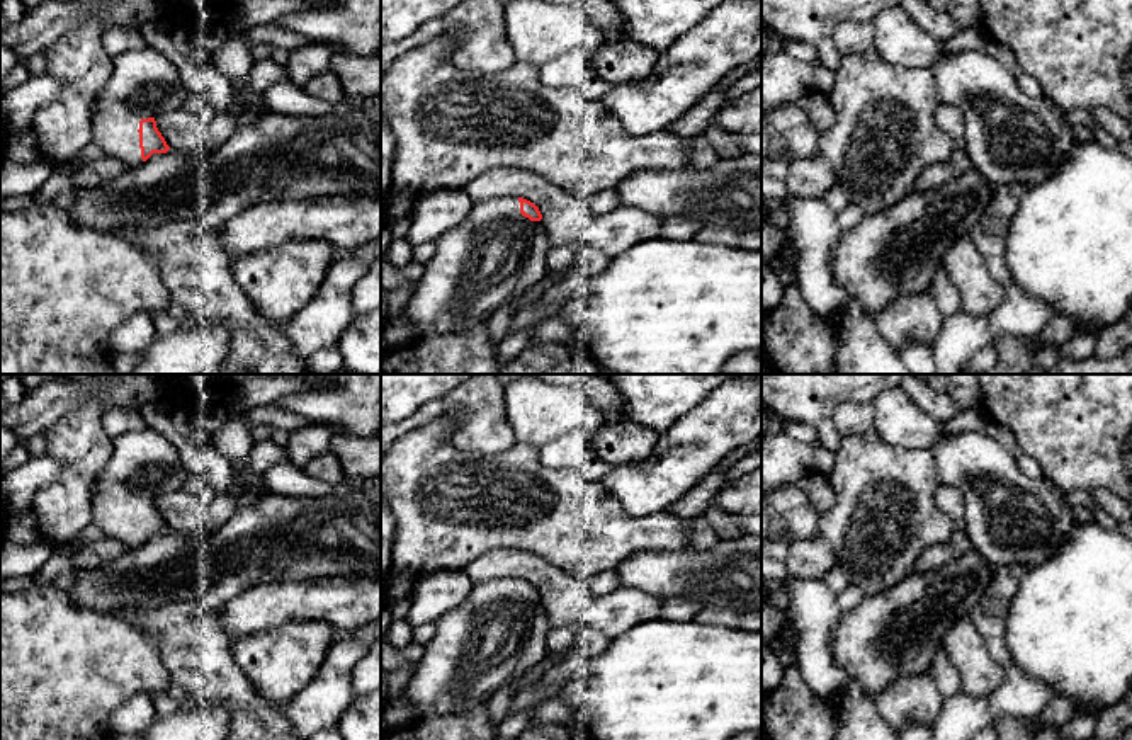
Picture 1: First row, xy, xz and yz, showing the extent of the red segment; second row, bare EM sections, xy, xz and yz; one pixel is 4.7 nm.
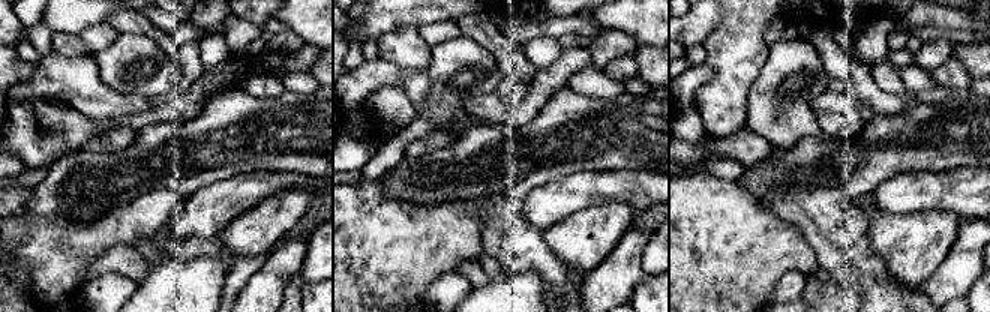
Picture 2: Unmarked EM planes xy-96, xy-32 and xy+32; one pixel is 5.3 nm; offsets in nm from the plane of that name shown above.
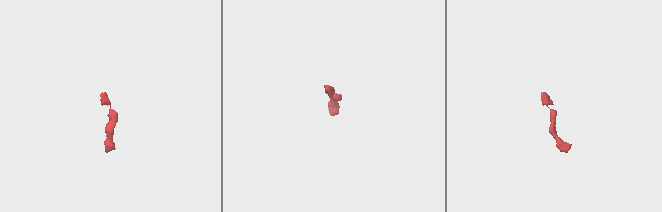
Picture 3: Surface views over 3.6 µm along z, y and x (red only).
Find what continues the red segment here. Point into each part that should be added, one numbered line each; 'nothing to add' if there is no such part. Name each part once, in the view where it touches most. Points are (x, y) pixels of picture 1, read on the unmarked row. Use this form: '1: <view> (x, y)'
1: xy (143, 465)

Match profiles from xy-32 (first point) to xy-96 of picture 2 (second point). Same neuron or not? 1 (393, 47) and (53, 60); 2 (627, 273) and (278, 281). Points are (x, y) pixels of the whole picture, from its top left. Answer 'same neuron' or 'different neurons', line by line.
1: different neurons
2: same neuron

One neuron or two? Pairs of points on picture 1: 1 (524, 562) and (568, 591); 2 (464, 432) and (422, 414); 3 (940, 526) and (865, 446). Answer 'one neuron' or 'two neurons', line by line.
1: one neuron
2: one neuron
3: one neuron

